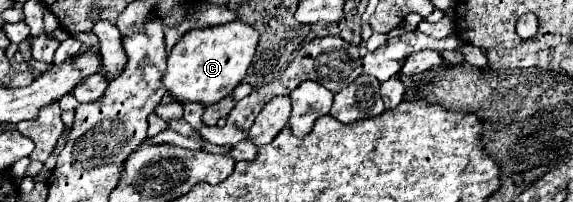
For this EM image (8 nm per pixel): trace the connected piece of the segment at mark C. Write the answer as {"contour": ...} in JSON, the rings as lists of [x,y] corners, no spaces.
{"contour":[[[236,20],[222,26],[190,30],[180,38],[168,56],[168,68],[162,76],[166,92],[180,104],[198,102],[202,106],[216,104],[218,100],[232,94],[232,90],[242,82],[252,56],[256,52],[258,32]]]}

